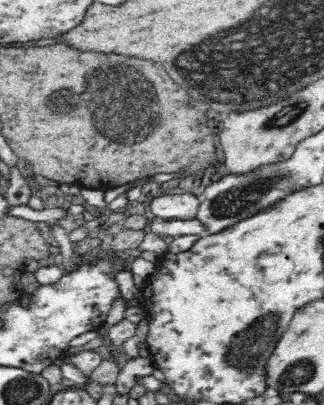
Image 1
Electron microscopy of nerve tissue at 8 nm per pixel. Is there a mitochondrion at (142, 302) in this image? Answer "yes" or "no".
no

